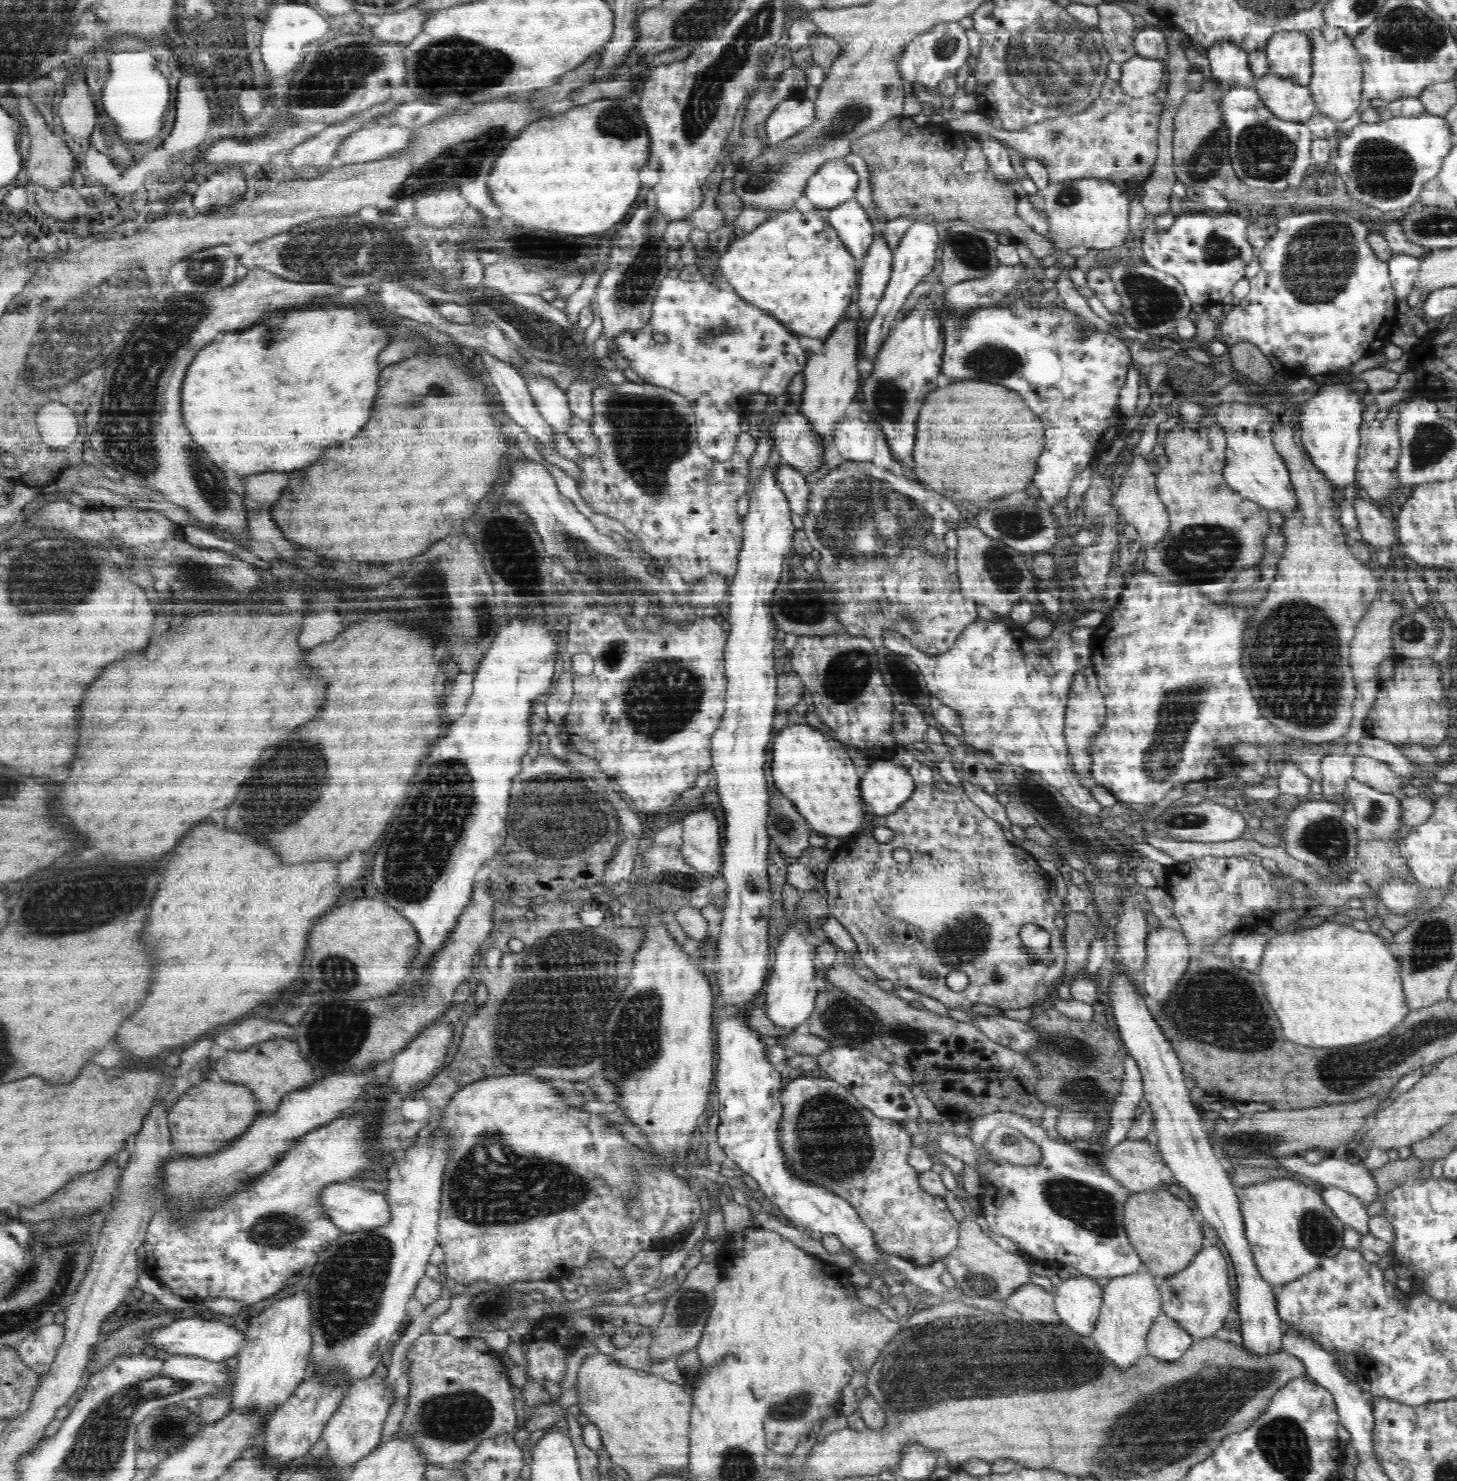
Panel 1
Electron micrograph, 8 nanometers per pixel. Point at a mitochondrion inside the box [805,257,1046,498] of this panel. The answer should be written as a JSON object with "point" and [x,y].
{"point":[994,360]}

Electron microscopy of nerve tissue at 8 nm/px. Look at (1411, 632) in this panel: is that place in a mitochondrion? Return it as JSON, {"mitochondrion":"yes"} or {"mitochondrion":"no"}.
{"mitochondrion":"yes"}

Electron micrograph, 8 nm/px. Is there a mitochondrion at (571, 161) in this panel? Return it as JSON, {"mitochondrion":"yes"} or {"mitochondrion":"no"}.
{"mitochondrion":"no"}

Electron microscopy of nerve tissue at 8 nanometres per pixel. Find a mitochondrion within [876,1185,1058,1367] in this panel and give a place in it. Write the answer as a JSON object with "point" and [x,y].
{"point":[975,1283]}

